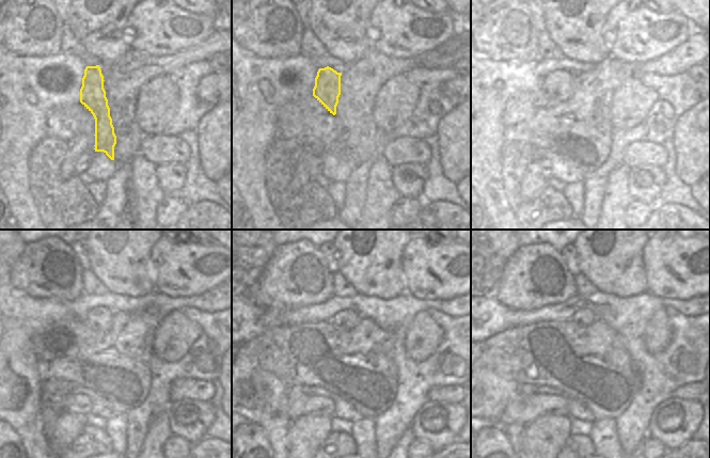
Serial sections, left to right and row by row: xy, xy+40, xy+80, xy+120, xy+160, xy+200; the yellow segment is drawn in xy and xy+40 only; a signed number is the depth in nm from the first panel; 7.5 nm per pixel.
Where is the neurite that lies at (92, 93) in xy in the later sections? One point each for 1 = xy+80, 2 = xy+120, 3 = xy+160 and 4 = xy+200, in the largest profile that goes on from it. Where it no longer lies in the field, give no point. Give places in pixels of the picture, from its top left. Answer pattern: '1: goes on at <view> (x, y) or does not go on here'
1: goes on at xy+80 (558, 84)
2: goes on at xy+120 (99, 318)
3: goes on at xy+160 (346, 318)
4: goes on at xy+200 (583, 317)

